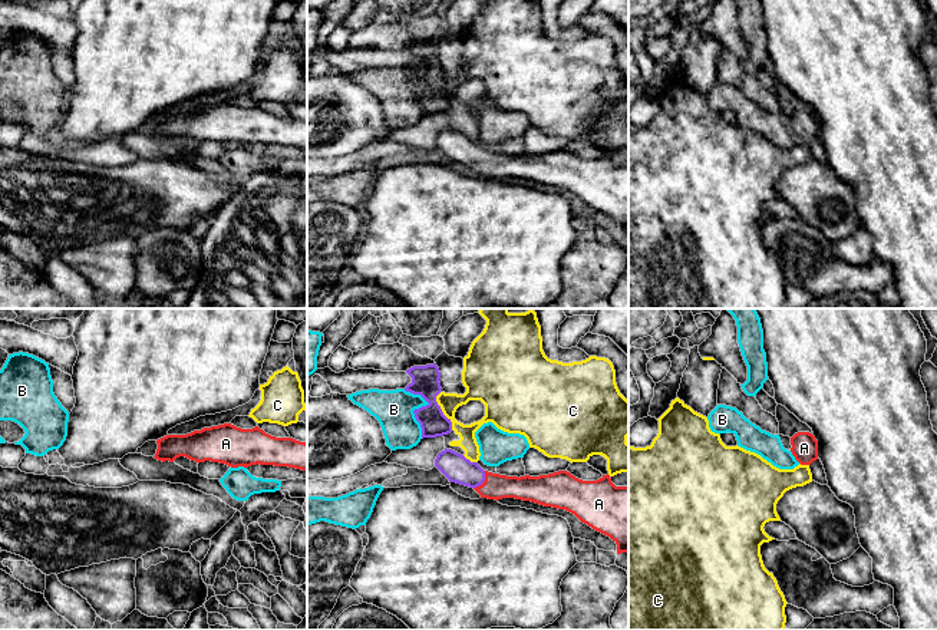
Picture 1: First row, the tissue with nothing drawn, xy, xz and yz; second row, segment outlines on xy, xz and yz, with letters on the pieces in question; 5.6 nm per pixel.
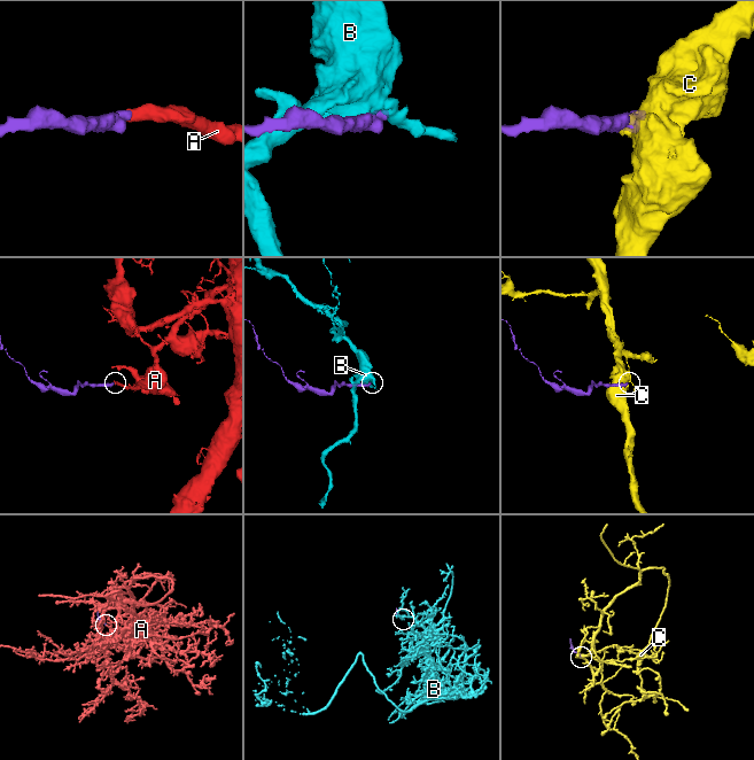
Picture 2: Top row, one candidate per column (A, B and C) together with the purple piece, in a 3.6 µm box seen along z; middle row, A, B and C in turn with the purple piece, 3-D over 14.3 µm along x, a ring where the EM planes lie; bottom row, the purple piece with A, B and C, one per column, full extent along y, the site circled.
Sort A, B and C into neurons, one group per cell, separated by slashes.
A / B / C

